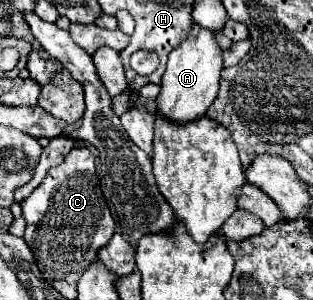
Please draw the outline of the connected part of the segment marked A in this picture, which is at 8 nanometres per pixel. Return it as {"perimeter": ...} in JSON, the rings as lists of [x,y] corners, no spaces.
{"perimeter":[[[192,23],[188,37],[168,55],[168,67],[160,85],[160,95],[156,99],[160,113],[166,119],[172,119],[176,123],[188,123],[192,119],[198,119],[216,99],[220,71],[224,69],[224,65],[222,65],[222,49],[216,43],[214,35],[216,33]]]}

